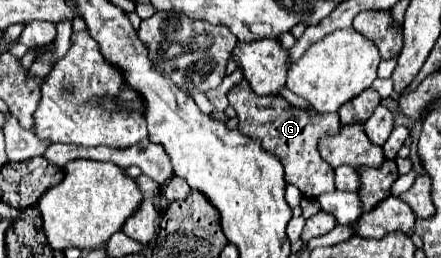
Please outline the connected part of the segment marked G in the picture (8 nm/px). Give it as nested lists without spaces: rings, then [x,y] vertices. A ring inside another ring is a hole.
[[[247,81],[237,83],[227,93],[229,105],[237,111],[239,131],[247,137],[259,139],[267,153],[273,153],[285,167],[285,181],[299,187],[299,191],[315,199],[325,191],[333,191],[333,167],[325,163],[317,151],[317,141],[323,135],[337,133],[341,121],[337,113],[319,113],[315,109],[297,109],[283,97],[259,97]]]

